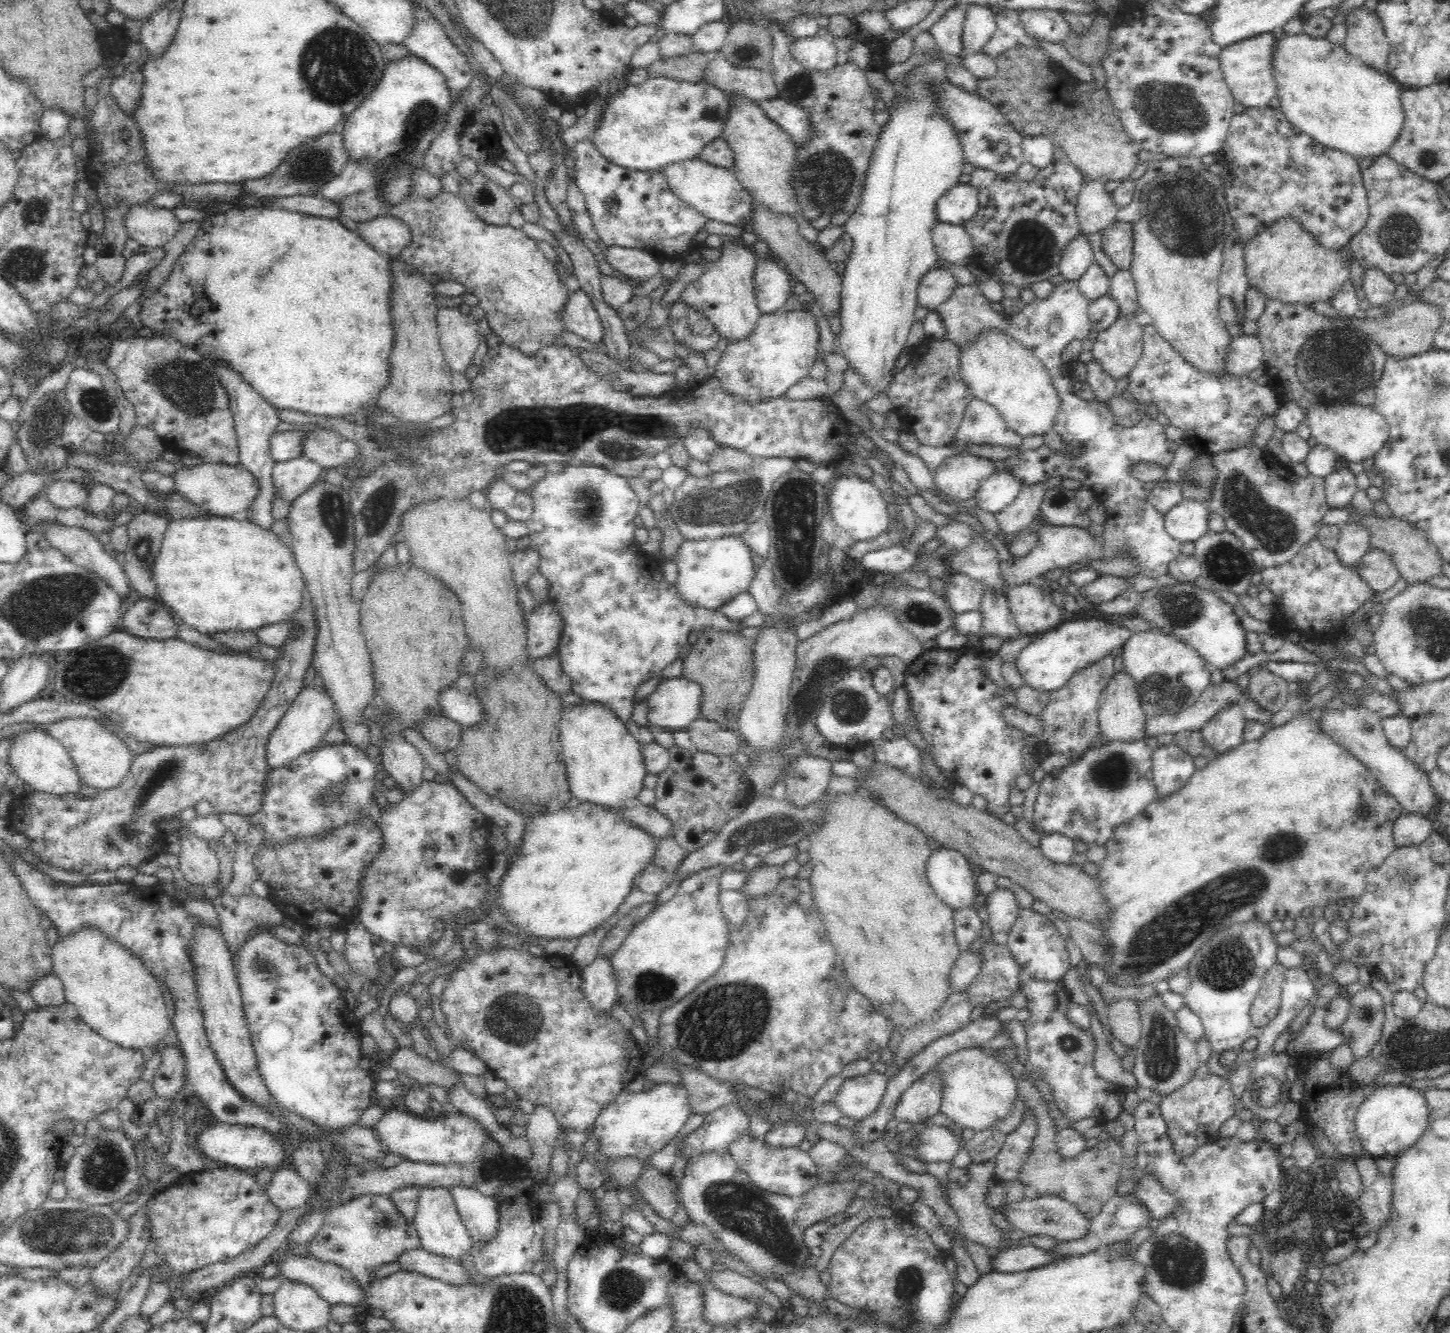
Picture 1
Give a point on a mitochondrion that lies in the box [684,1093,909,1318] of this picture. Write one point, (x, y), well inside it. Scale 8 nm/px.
(742, 1210)

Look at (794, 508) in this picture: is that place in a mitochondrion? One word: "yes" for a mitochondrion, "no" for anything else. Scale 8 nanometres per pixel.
yes

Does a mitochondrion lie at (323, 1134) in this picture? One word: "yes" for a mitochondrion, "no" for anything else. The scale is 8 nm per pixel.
no

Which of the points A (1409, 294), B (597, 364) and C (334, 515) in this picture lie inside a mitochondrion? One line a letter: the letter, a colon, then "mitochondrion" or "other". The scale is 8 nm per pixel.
A: other
B: other
C: mitochondrion

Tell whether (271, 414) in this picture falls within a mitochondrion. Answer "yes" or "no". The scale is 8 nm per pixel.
no

